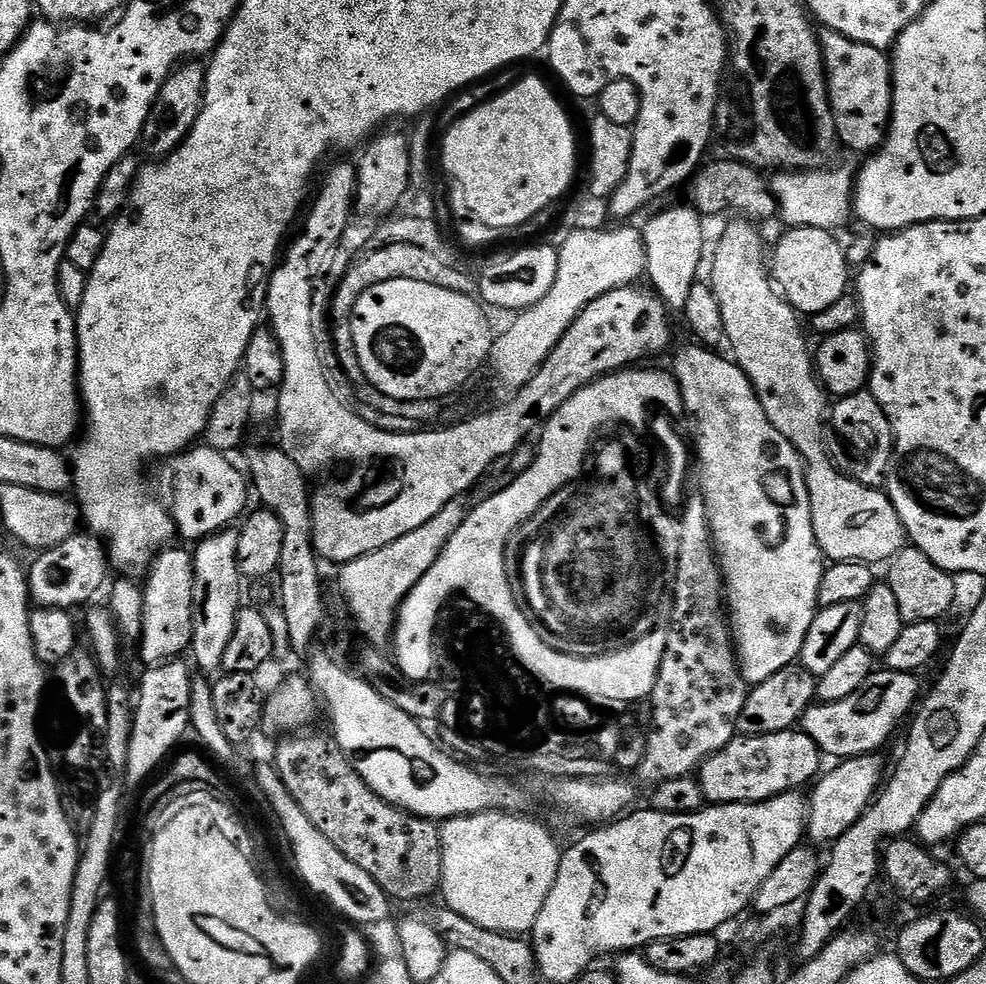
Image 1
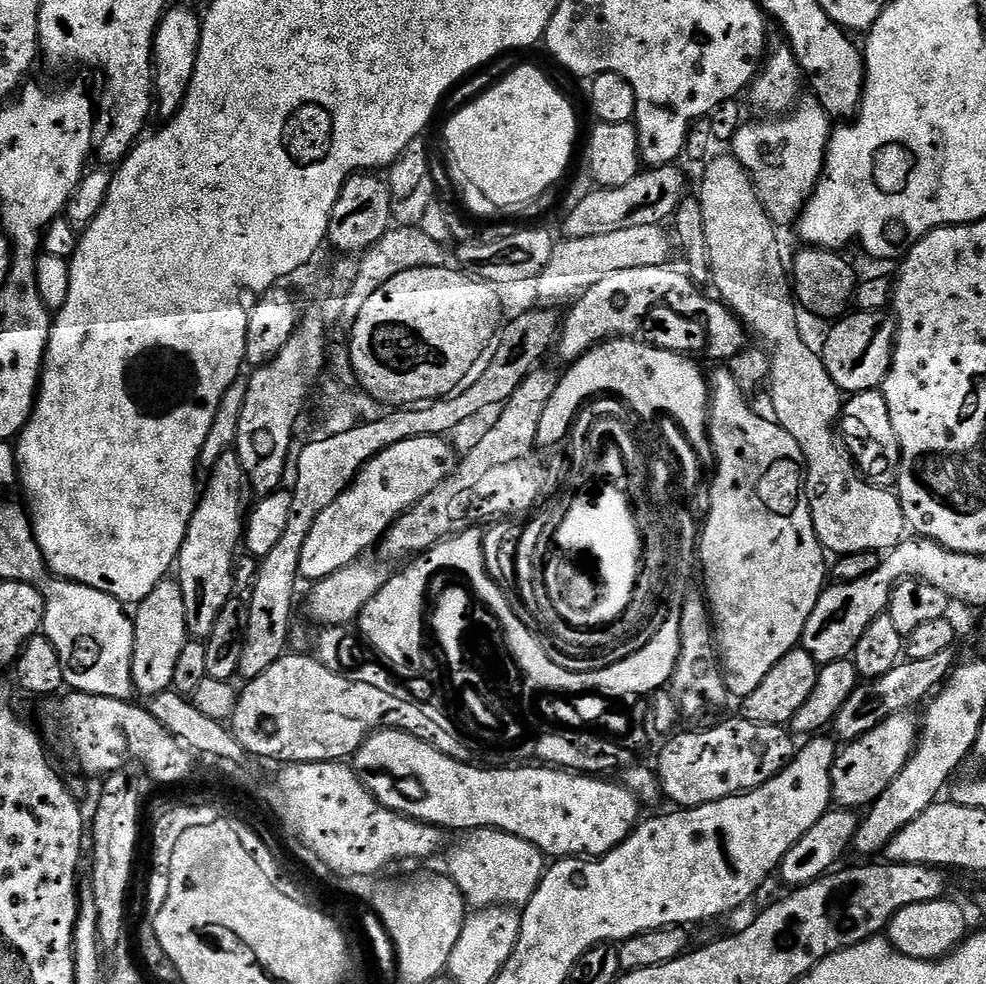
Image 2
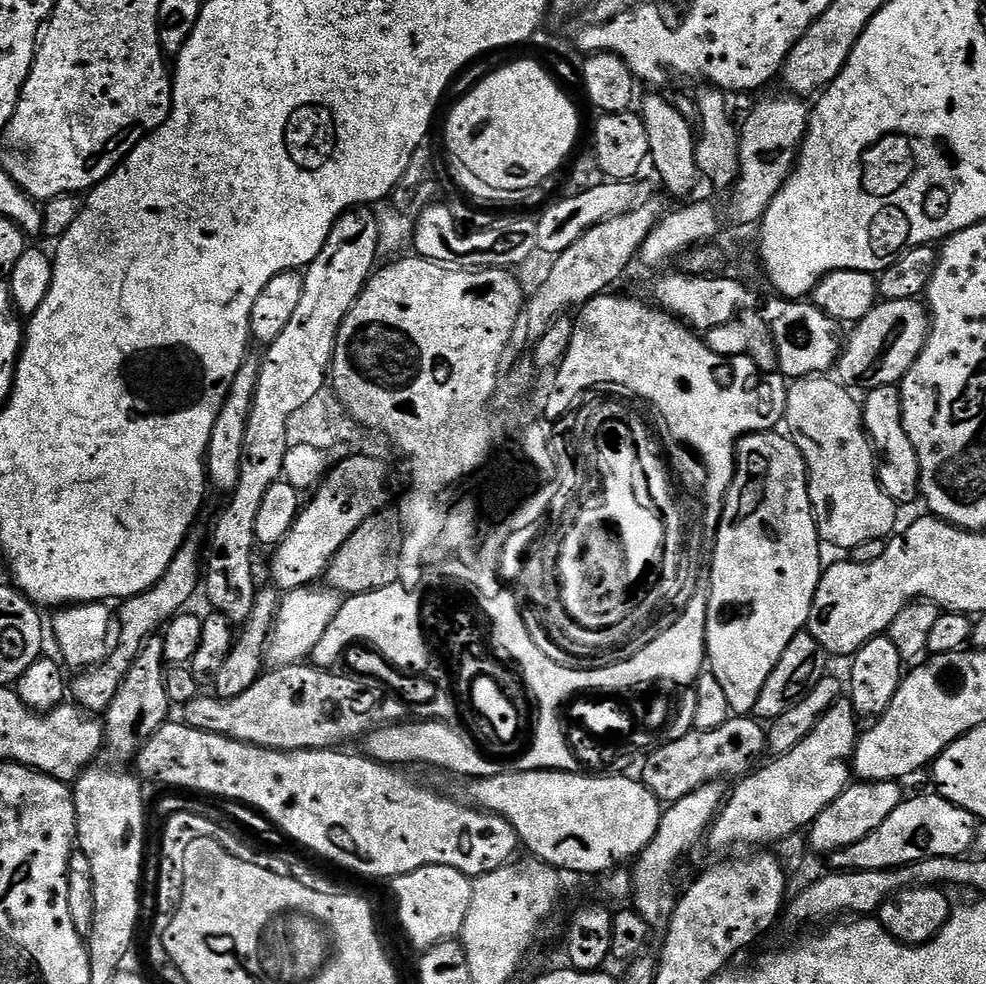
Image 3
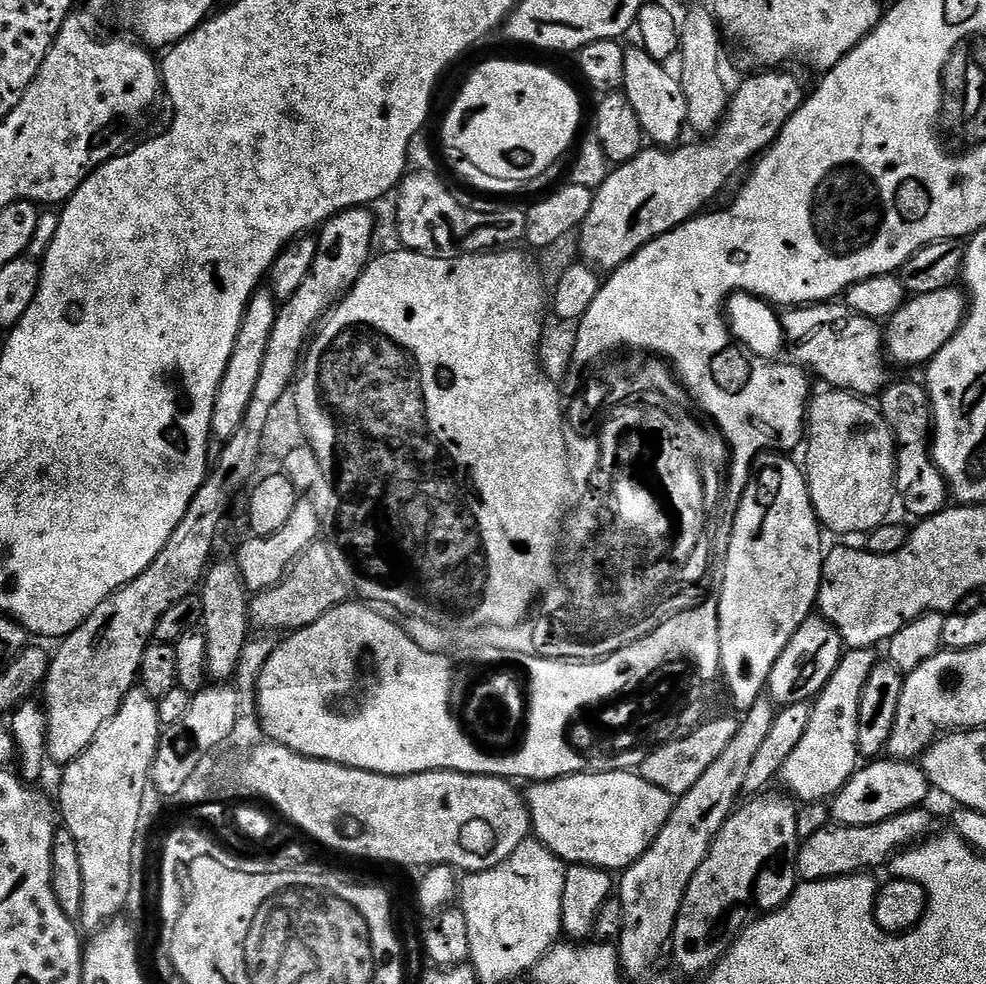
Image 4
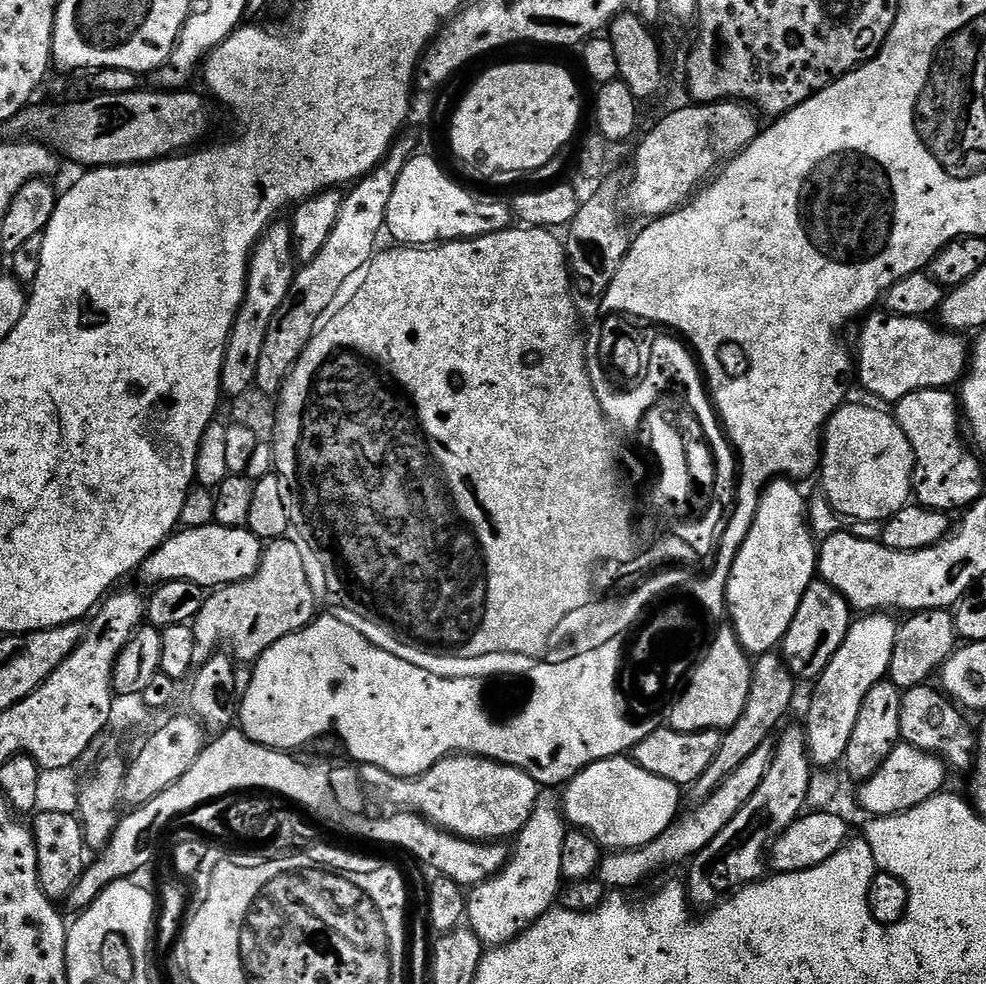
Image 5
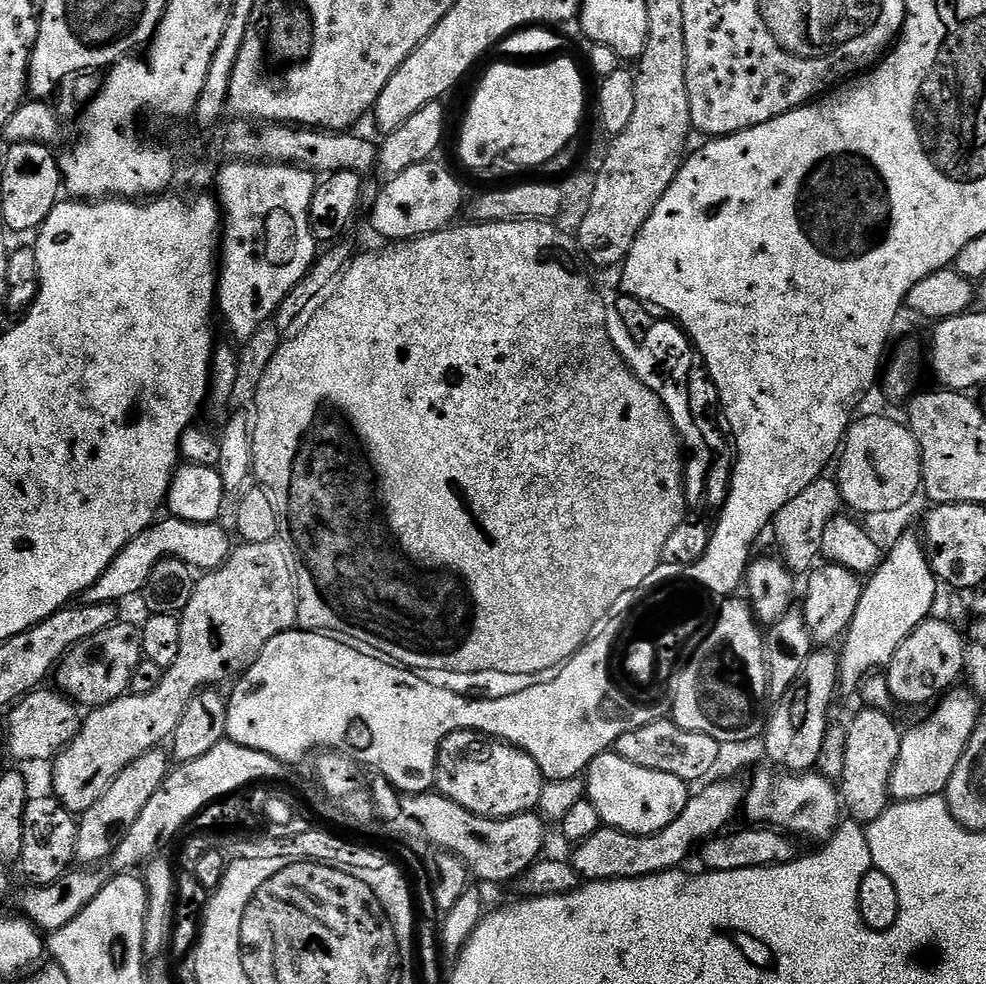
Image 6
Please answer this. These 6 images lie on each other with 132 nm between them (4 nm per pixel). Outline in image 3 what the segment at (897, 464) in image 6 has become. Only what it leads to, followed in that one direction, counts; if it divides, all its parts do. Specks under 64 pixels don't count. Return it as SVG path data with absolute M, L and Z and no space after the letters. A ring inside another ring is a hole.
M827 375L805 376L803 380L794 380L788 384L788 401L786 402L786 410L784 411L784 420L788 429L787 435L798 446L798 450L802 454L802 458L808 467L808 493L810 494L810 502L812 503L812 513L816 519L816 528L820 531L820 539L825 545L833 544L836 548L844 548L851 550L854 546L862 546L862 542L870 542L871 540L884 540L891 537L897 531L896 512L898 505L890 498L890 494L886 494L886 490L882 490L882 486L876 477L876 451L872 448L872 439L868 437L868 431L864 429L864 414L862 404L859 399L855 400L853 393L840 383L839 379L829 378Z

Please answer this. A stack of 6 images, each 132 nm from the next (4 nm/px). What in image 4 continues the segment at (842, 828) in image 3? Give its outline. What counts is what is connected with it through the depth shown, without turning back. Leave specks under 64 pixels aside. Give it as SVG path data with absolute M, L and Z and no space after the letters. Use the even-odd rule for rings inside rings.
M876 758L871 762L865 763L868 764L865 766L857 767L855 774L850 777L844 783L844 789L840 792L837 792L835 796L831 797L830 800L830 811L831 811L831 819L835 821L837 824L845 824L846 826L874 826L874 822L886 822L886 818L894 818L898 814L902 814L906 810L910 810L911 808L919 808L921 805L925 803L924 799L927 798L928 792L930 792L930 785L927 778L927 774L924 773L924 769L921 768L921 765L916 762L905 762L903 760L894 760L891 758Z

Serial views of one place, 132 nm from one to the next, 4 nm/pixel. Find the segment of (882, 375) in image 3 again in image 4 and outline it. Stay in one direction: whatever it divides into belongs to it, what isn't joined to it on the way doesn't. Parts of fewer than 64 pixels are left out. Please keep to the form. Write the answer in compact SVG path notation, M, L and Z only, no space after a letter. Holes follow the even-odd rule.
M959 287L934 290L930 294L912 296L905 301L886 324L886 342L889 355L900 364L927 365L954 338L968 311L966 296Z

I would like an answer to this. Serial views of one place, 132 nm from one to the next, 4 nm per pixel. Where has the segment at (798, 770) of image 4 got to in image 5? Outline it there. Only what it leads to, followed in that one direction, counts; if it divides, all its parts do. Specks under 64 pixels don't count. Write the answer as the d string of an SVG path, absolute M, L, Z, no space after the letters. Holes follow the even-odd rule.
M874 612L853 619L846 642L838 646L838 654L830 658L826 670L815 681L813 688L816 689L808 704L806 739L808 755L812 757L813 765L821 769L831 769L843 761L846 746L850 746L850 734L854 734L854 726L858 723L858 710L862 710L862 702L866 702L866 694L887 677L890 658L894 658L898 627L897 621L891 618L883 612Z

